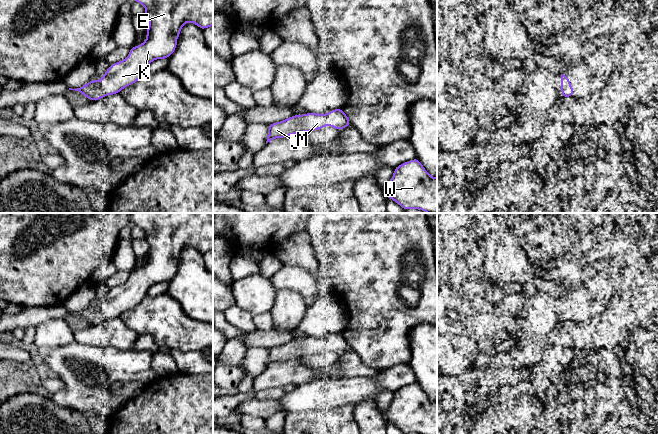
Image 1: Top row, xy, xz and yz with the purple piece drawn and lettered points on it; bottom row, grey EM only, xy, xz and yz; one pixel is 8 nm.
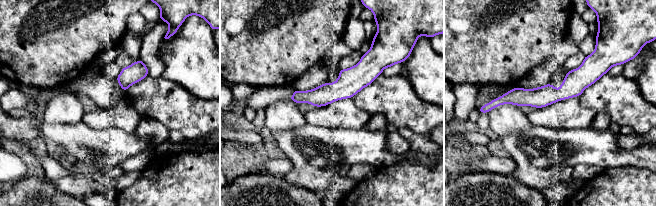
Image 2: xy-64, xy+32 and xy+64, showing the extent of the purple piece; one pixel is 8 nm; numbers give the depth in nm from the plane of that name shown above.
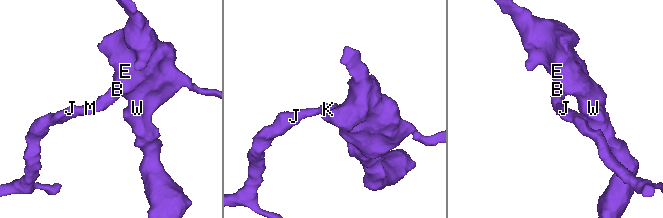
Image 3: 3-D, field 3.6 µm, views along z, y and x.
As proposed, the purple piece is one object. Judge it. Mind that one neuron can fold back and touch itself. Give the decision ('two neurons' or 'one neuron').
one neuron

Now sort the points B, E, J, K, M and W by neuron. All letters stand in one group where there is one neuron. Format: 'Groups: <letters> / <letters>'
Groups: B E J K M W

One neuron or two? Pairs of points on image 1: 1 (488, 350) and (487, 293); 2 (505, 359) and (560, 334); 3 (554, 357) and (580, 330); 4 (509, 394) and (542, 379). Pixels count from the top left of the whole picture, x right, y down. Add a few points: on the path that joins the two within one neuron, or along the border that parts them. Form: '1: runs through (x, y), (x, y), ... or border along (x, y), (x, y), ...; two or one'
1: runs through (488, 336), (487, 307); one
2: runs through (519, 355), (525, 353), (535, 344), (546, 341); one
3: border along (588, 350), (552, 346), (543, 355); two
4: border along (527, 380), (533, 393), (539, 399); two

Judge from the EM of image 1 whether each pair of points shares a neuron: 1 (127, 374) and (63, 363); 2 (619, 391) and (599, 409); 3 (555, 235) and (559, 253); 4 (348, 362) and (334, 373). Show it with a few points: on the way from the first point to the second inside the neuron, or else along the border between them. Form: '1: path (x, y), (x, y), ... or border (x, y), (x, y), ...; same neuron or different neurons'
1: path (111, 366), (79, 366); same neuron
2: path (614, 395), (604, 404); same neuron
3: path (555, 239), (555, 249); same neuron
4: border (337, 360), (341, 363), (341, 375), (343, 377); different neurons

